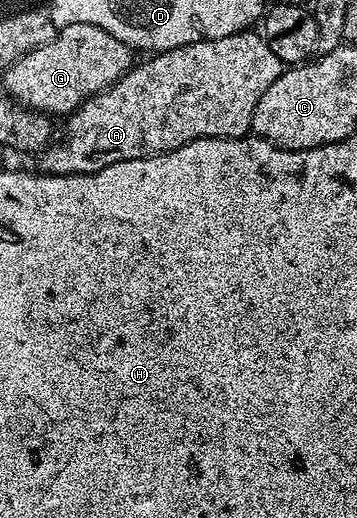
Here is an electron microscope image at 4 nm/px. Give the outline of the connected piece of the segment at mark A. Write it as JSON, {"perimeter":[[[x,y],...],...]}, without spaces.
{"perimeter":[[[255,30],[238,32],[229,38],[193,42],[189,46],[181,46],[168,52],[152,55],[147,58],[144,64],[136,63],[132,66],[112,88],[106,88],[104,92],[98,92],[96,96],[91,96],[76,112],[66,117],[67,129],[63,132],[63,140],[56,139],[41,153],[41,159],[43,159],[42,171],[53,176],[77,176],[89,172],[100,172],[105,166],[116,164],[122,160],[144,160],[147,156],[159,156],[163,152],[176,152],[181,146],[185,146],[194,140],[208,140],[209,138],[237,140],[246,137],[251,132],[253,110],[257,107],[257,102],[261,102],[261,94],[265,94],[265,90],[269,90],[269,86],[273,86],[273,82],[277,82],[277,78],[284,71],[285,66],[277,58],[277,54],[273,54],[273,50],[269,50],[266,40]]]}

